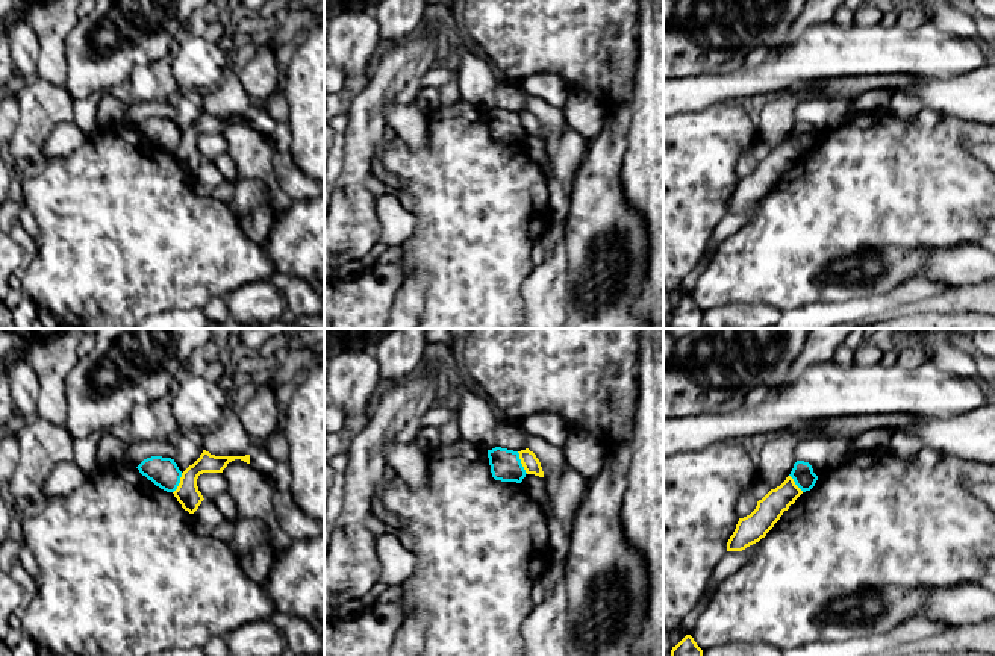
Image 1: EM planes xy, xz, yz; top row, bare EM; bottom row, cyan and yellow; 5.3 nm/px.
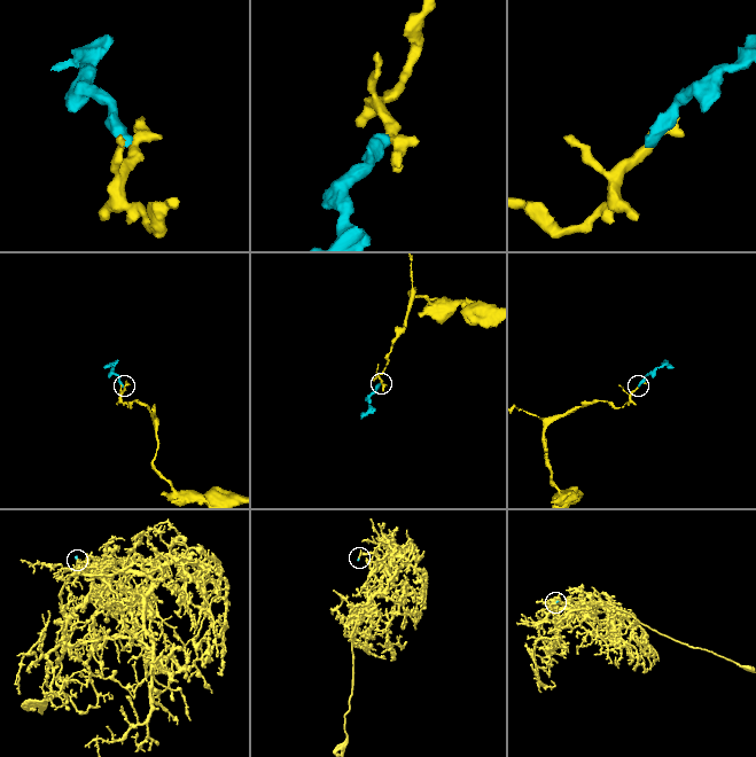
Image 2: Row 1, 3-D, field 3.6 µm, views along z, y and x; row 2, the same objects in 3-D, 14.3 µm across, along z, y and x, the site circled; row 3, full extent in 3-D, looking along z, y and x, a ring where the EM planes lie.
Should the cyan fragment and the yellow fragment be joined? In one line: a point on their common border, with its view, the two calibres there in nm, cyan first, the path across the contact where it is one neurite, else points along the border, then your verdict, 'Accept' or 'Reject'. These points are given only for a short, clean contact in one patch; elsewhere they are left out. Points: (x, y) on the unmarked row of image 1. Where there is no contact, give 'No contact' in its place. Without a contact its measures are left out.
Touches cyan at xz (520, 123). Thickness 160 nm (cyan) against 90 nm. Boundary: xz (517, 112), (527, 134). Reject

